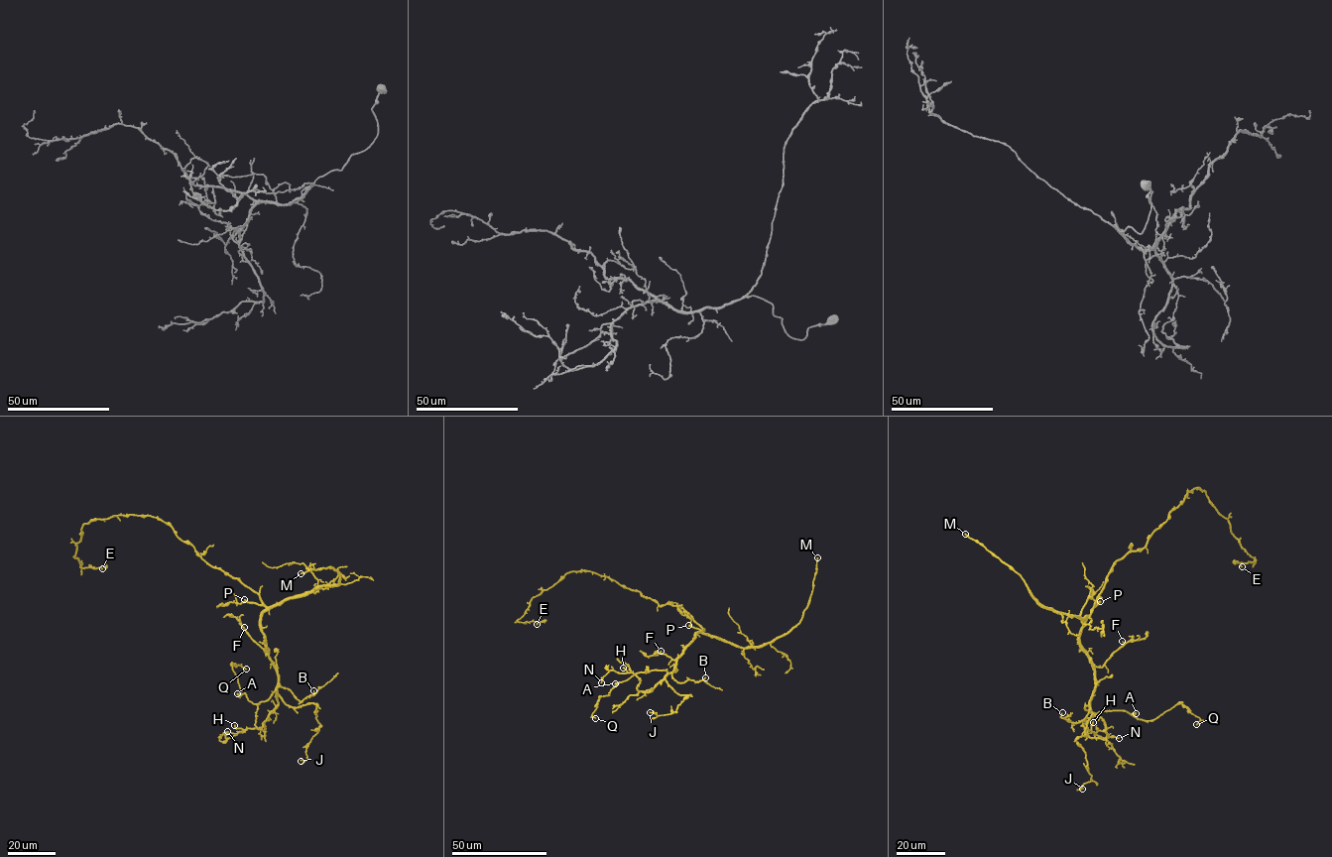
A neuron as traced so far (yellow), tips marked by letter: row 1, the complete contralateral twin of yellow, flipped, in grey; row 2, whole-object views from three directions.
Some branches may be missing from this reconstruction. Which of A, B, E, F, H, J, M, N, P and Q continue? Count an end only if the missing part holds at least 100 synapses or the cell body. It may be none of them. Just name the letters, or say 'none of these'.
M, P

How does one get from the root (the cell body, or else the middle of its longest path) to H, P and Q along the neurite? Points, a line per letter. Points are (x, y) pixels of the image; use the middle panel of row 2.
H: (685, 610), (703, 633), (693, 636), (672, 671), (647, 692), (637, 689), (640, 679), (623, 668)
P: (685, 610), (701, 625), (702, 631), (688, 625)
Q: (685, 610), (703, 633), (693, 636), (672, 671), (638, 672), (620, 681), (599, 697), (591, 715), (595, 718)

